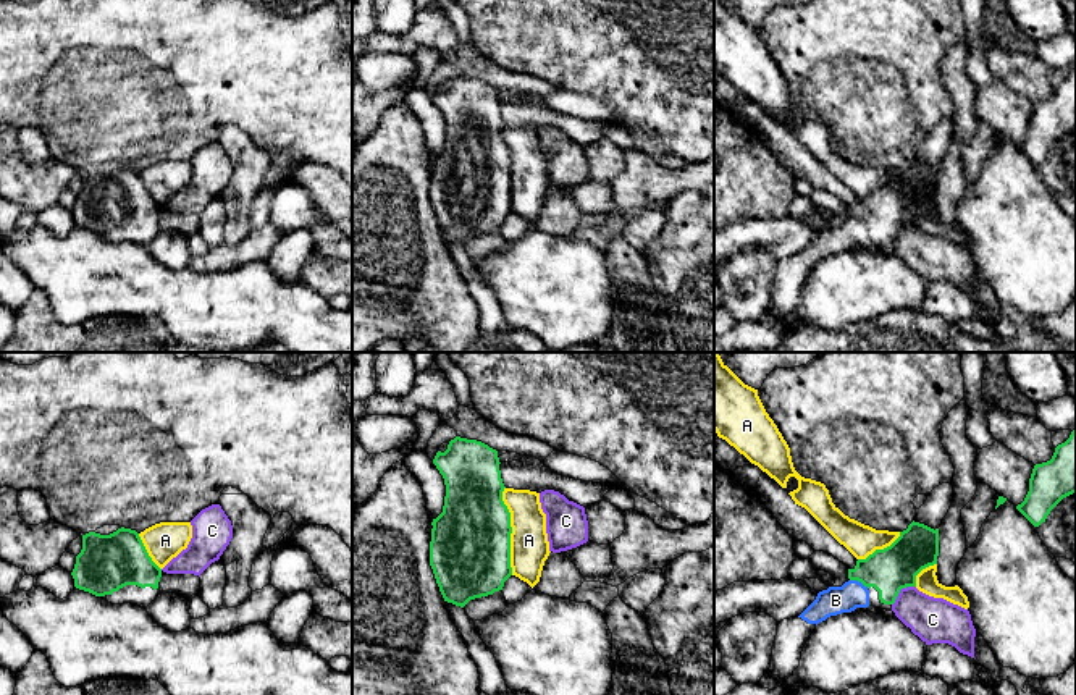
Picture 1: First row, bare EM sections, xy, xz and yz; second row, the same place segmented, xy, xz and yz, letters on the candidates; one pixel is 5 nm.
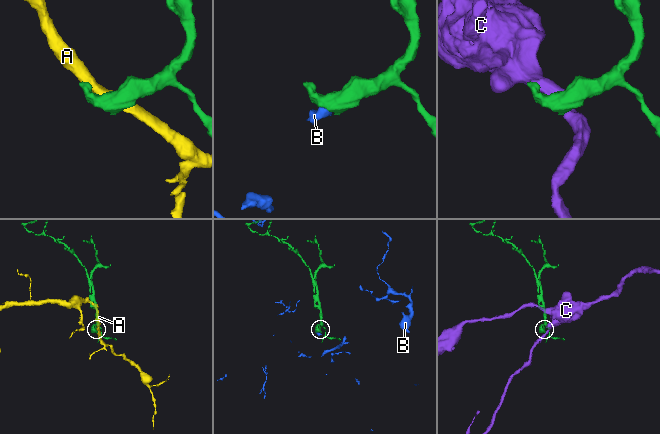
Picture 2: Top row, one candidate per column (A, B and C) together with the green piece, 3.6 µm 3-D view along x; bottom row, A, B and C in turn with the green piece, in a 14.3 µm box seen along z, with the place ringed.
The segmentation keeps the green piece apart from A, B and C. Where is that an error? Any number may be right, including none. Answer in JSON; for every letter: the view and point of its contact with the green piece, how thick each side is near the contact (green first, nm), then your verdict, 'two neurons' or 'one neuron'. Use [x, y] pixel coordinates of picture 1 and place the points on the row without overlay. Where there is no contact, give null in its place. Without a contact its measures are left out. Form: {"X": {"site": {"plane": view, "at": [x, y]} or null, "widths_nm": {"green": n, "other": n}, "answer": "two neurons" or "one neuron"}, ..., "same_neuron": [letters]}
{"A": {"site": {"plane": "xz", "at": [511, 168]}, "widths_nm": {"green": 400, "other": 190}, "answer": "two neurons"}, "B": {"site": {"plane": "yz", "at": [860, 219]}, "widths_nm": {"green": 220, "other": 140}, "answer": "one neuron"}, "C": {"site": {"plane": "yz", "at": [900, 227]}, "widths_nm": {"green": 220, "other": 220}, "answer": "two neurons"}, "same_neuron": ["B"]}

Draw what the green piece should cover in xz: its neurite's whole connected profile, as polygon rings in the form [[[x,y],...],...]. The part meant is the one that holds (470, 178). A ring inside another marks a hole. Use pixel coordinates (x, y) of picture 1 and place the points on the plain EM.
[[[456,74],[433,102],[446,123],[443,150],[433,157],[430,204],[444,239],[464,246],[470,238],[502,228],[512,213],[511,150],[502,139],[504,121],[498,89],[488,82]]]

